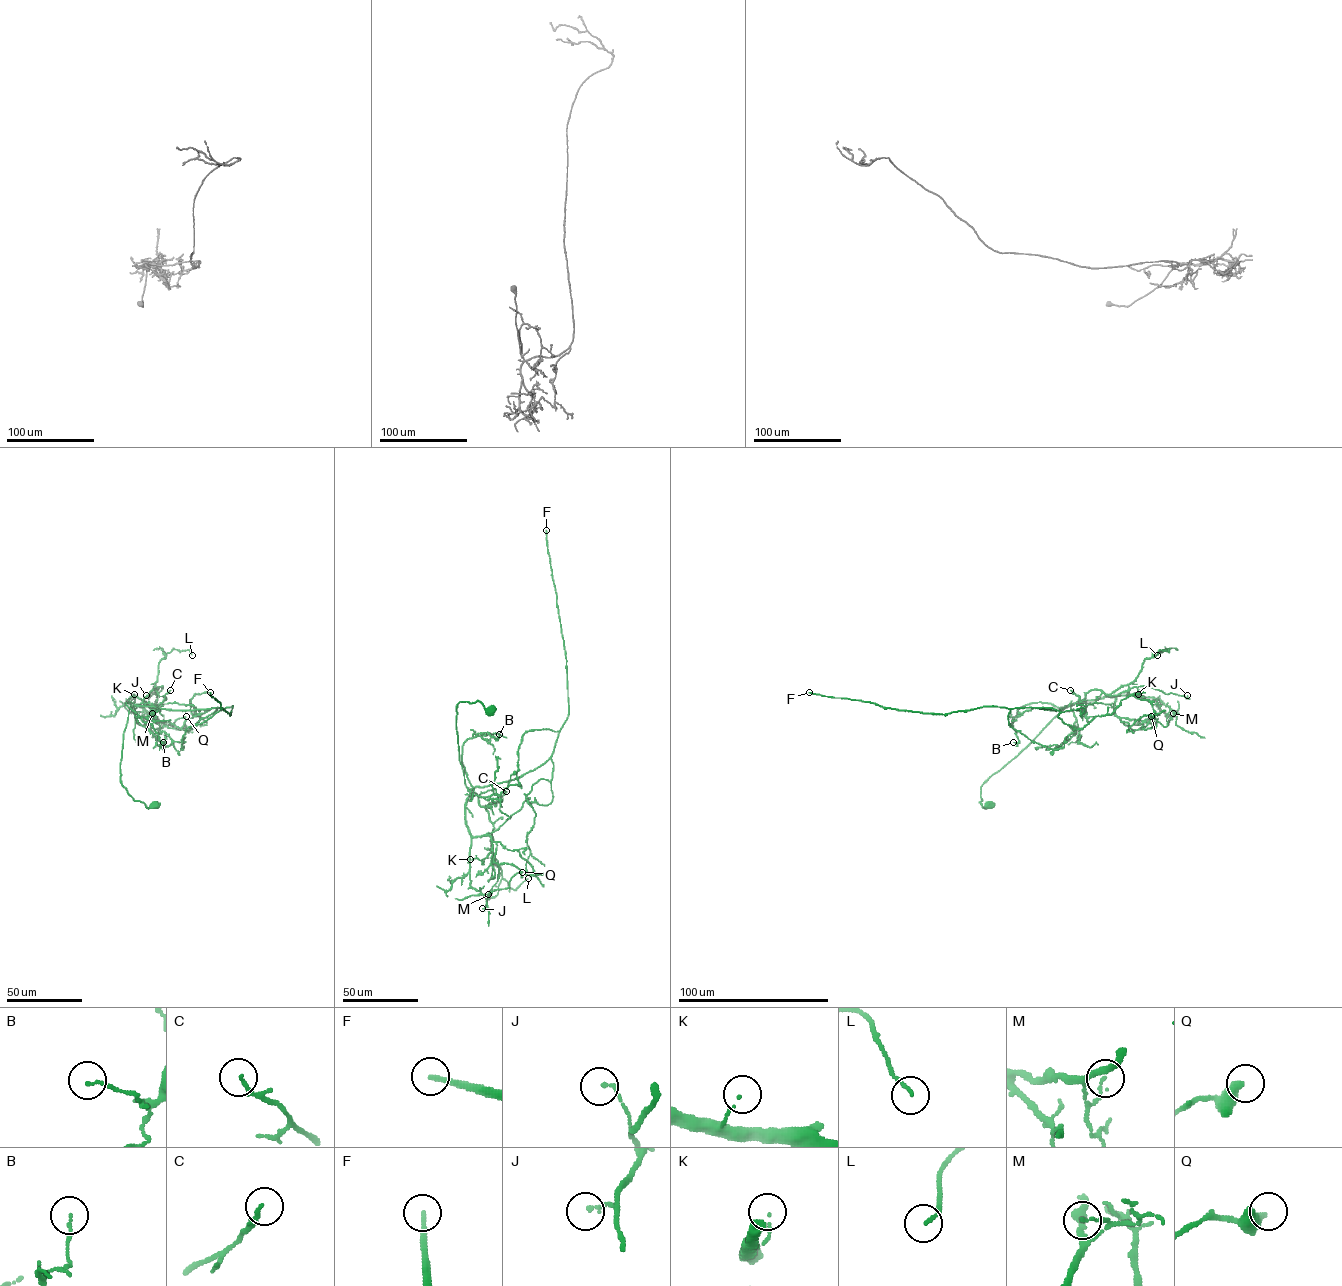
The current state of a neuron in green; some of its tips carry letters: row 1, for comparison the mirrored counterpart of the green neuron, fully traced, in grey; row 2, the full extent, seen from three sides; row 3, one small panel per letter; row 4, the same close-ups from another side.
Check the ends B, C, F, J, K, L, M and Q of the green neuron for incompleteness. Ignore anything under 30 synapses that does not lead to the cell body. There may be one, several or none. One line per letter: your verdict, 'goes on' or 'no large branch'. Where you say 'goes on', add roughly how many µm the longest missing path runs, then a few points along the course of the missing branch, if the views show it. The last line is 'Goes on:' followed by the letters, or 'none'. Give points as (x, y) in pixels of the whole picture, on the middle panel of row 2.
B: no large branch
C: no large branch
F: goes on; about 350 µm are missing
J: no large branch
K: no large branch
L: no large branch
M: no large branch
Q: no large branch
Goes on: F

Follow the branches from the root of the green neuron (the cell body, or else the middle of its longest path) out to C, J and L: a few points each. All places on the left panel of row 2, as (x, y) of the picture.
C: (153, 806), (148, 808), (134, 800), (121, 782), (123, 734), (131, 707), (143, 700), (155, 709), (170, 690)
J: (153, 806), (134, 800), (120, 778), (128, 711), (162, 686), (146, 695)
L: (153, 806), (134, 800), (121, 782), (128, 711), (152, 689), (157, 694), (158, 664), (168, 653), (192, 655)

